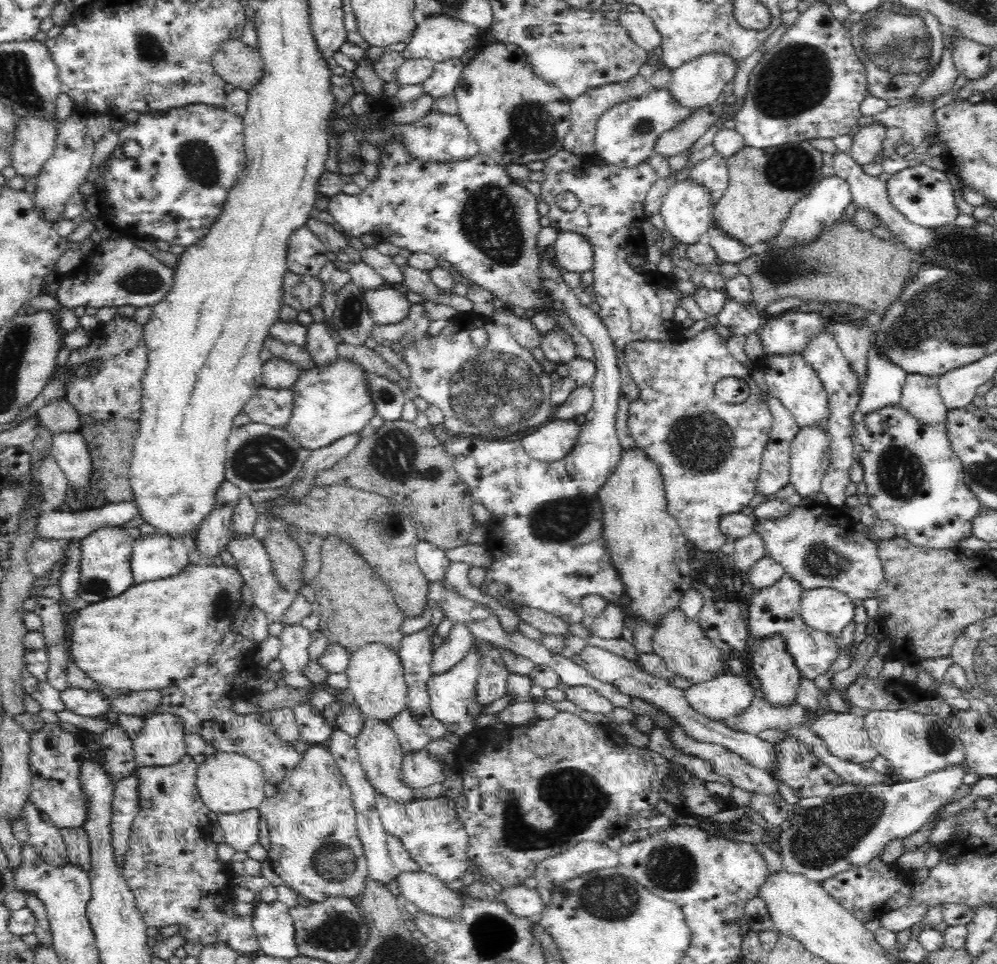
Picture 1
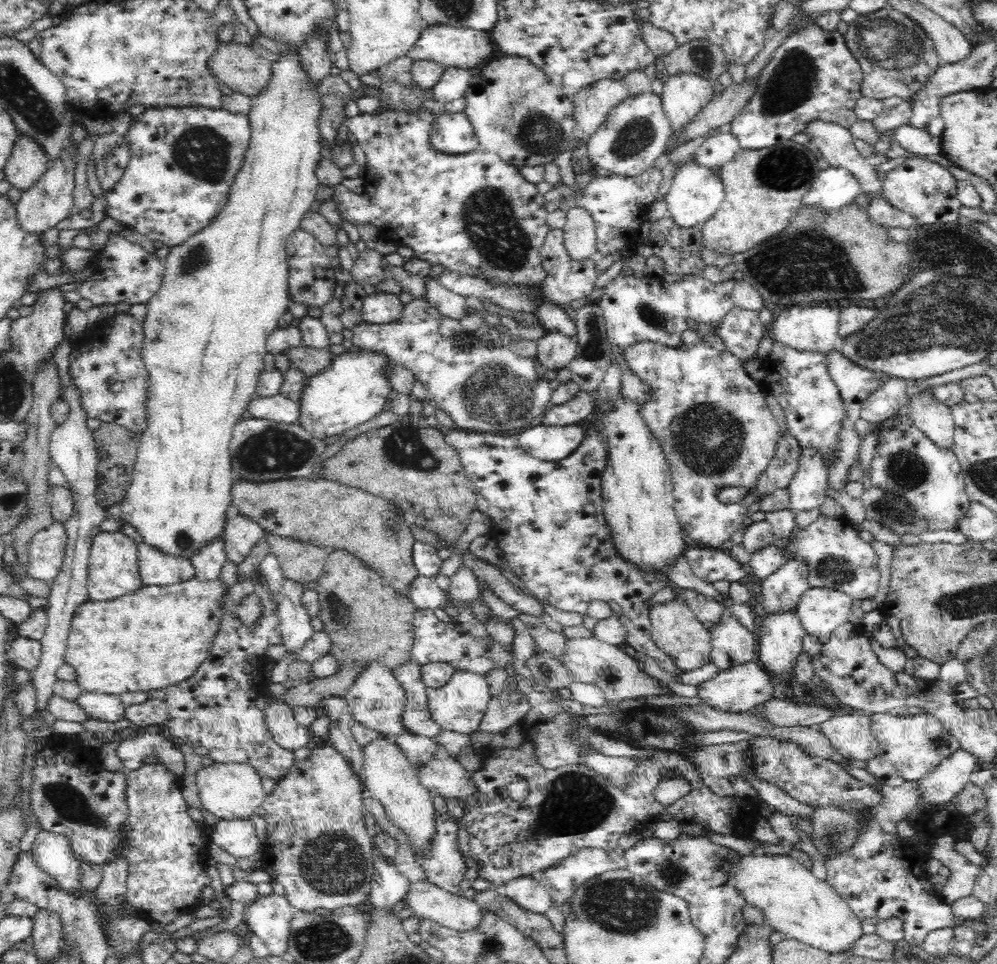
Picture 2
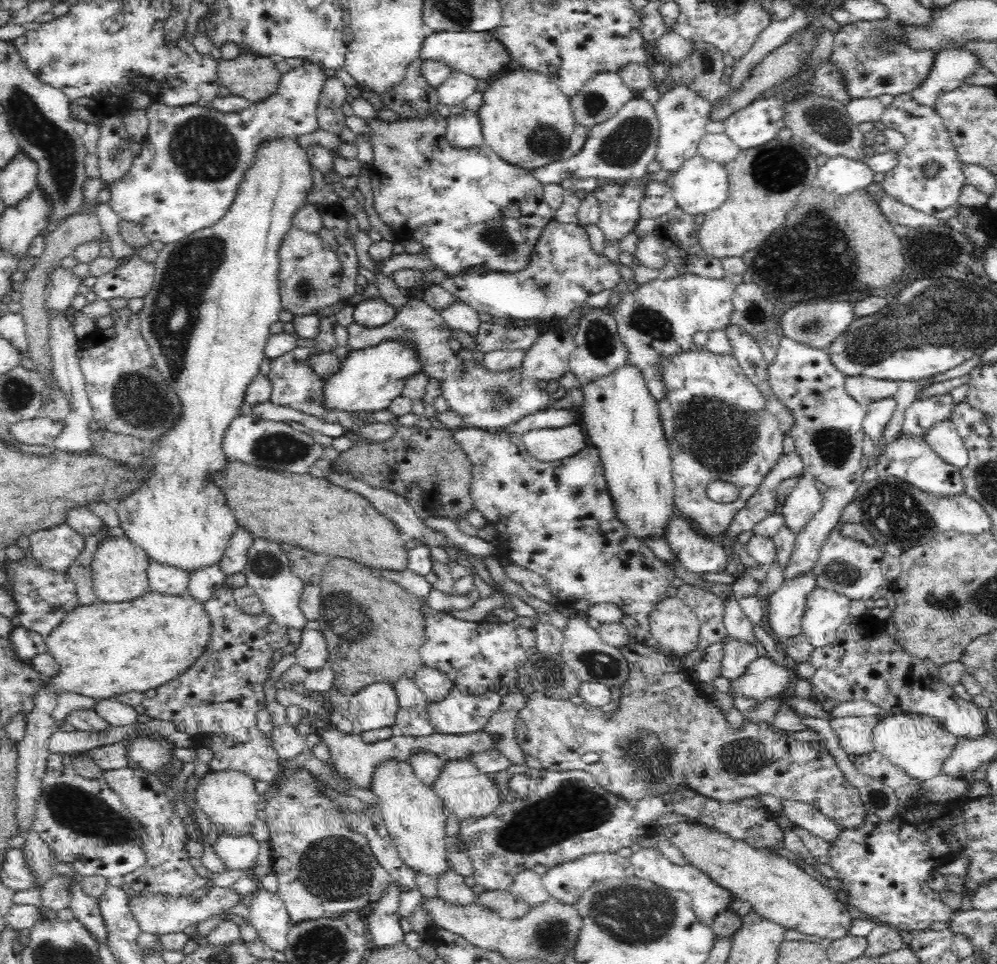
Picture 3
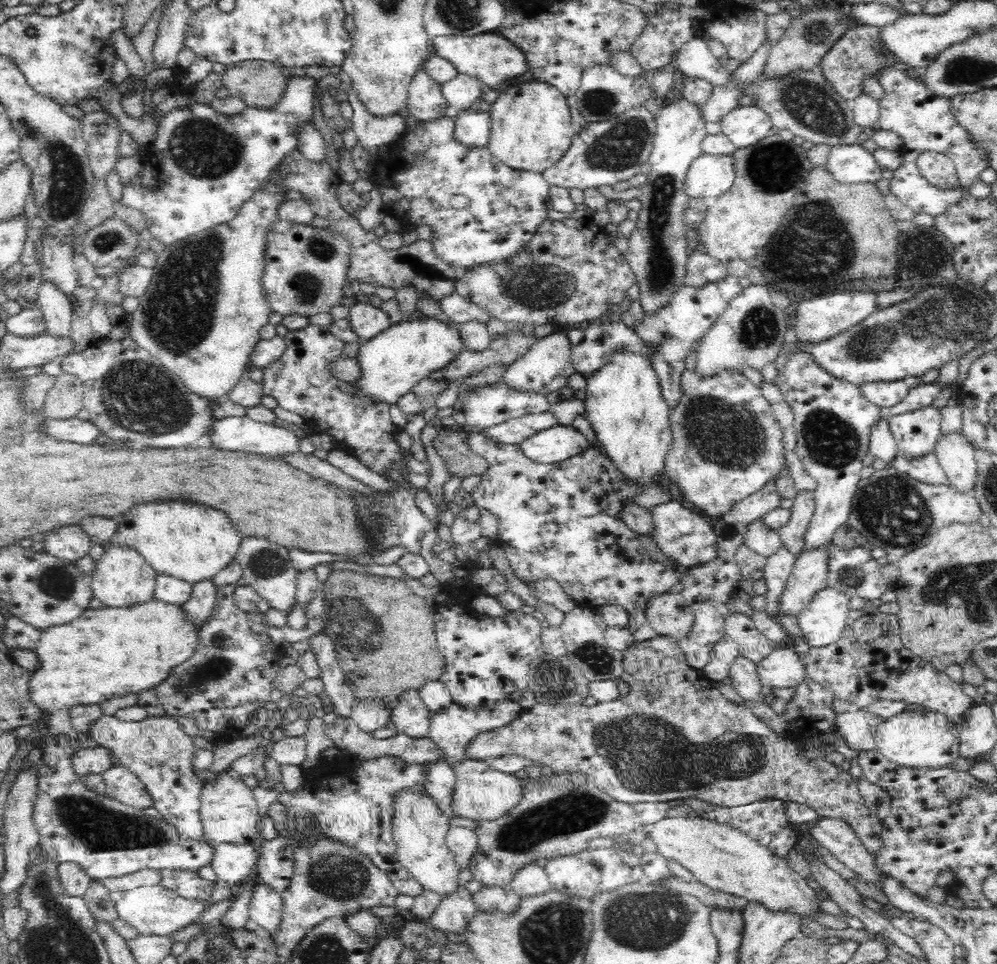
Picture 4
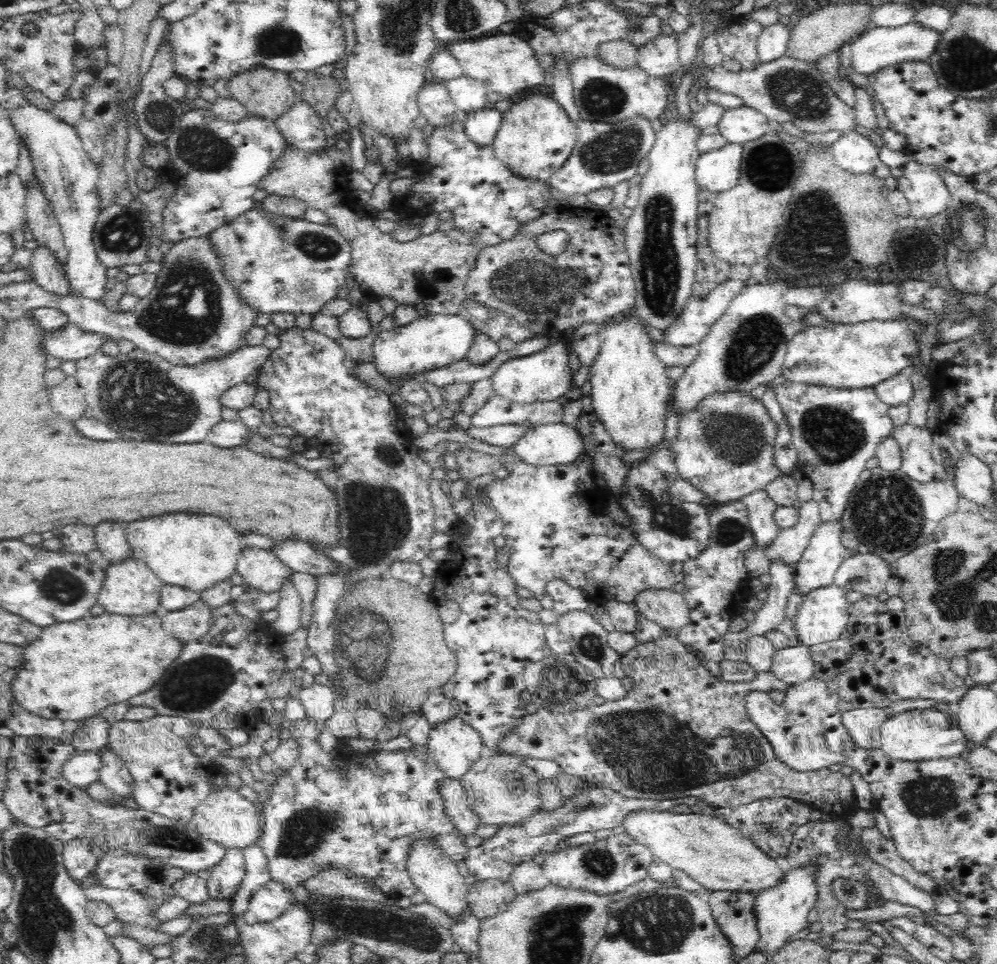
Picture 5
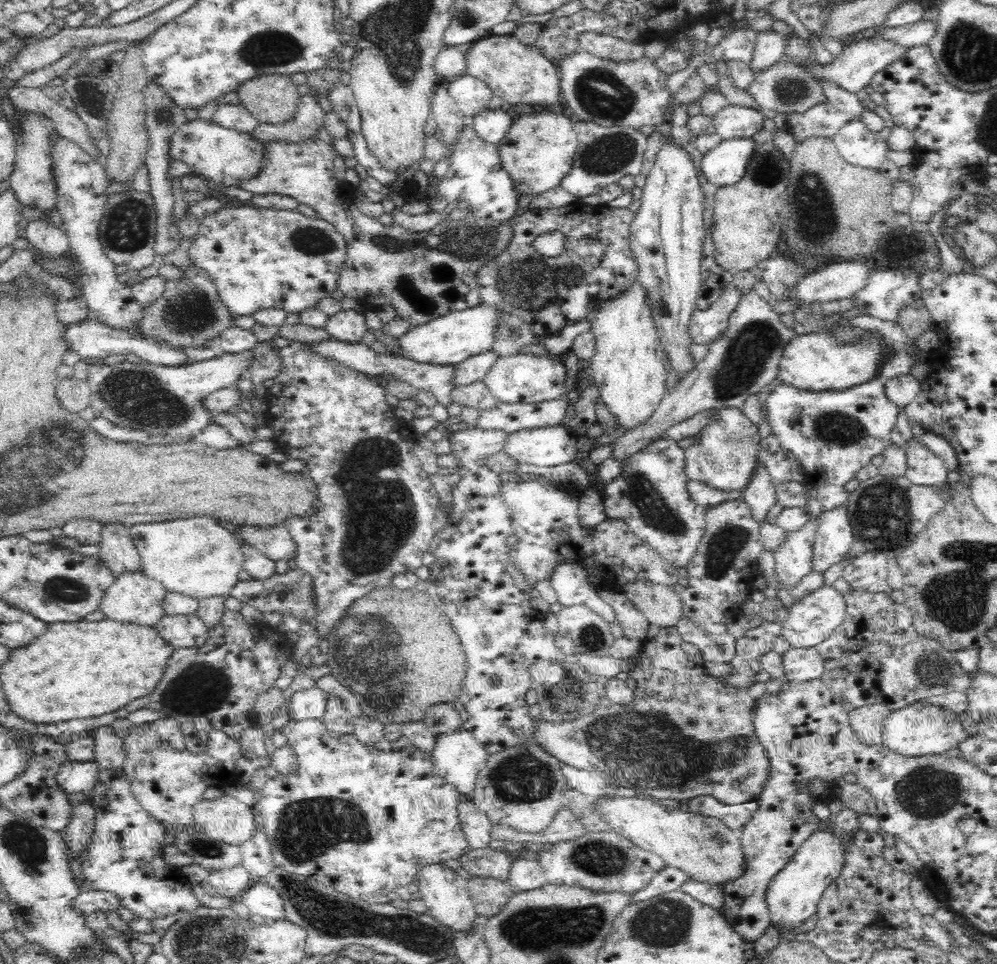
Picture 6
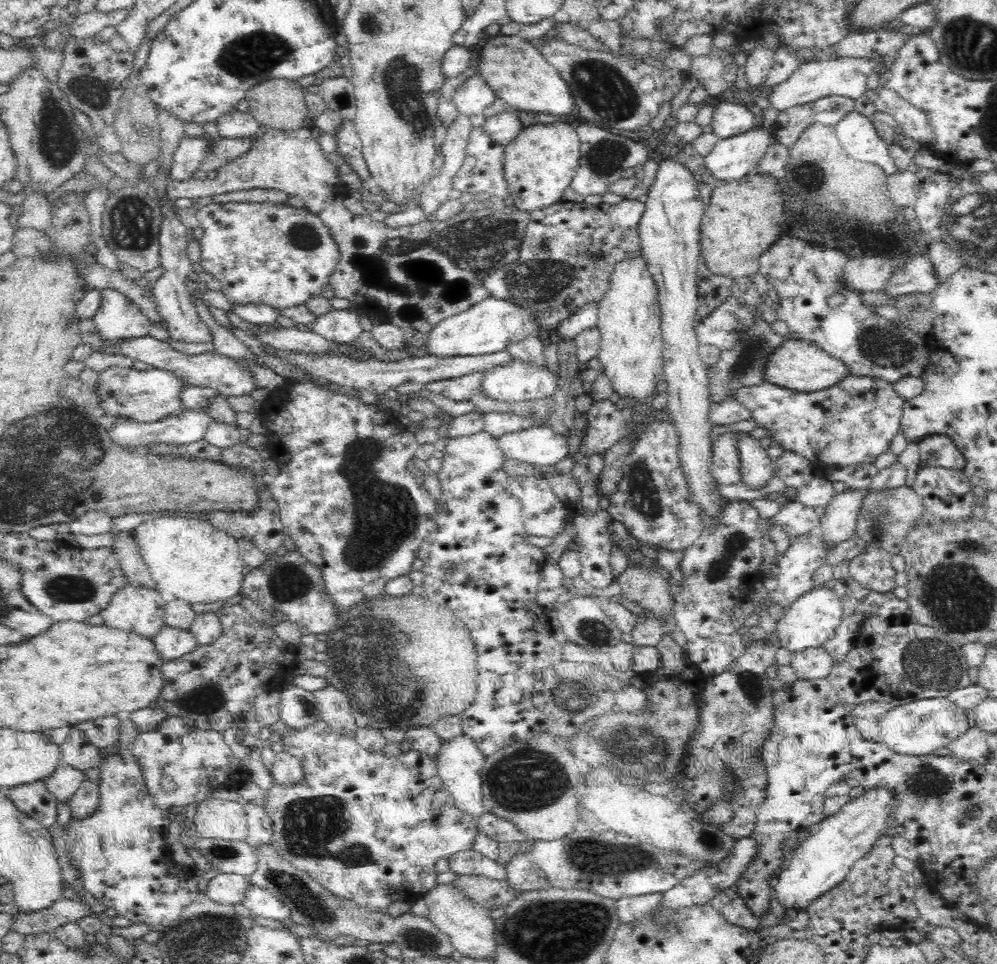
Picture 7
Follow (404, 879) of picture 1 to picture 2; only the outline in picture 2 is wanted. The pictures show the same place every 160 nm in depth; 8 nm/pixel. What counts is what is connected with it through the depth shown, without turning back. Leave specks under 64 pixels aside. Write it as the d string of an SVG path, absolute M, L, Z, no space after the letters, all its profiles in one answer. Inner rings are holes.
M428 880L410 881L405 898L416 916L458 932L474 930L482 922L483 910L474 899L450 894Z

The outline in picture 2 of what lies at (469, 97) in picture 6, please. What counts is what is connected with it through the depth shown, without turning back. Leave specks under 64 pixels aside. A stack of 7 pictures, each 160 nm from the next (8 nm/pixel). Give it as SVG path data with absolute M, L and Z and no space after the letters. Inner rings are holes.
M456 67L446 69L441 80L431 89L434 93L434 99L446 105L463 98L472 77L468 69Z

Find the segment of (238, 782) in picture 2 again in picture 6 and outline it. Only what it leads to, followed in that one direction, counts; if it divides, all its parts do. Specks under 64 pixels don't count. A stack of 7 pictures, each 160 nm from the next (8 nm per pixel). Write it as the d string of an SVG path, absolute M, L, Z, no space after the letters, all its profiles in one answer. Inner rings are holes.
M231 795L197 802L193 808L195 827L212 840L240 846L255 833L256 815L248 806Z

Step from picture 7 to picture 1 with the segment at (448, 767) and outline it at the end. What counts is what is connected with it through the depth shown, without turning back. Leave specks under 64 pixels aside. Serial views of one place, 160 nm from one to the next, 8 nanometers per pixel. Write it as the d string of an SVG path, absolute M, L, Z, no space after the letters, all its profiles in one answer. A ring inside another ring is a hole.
M473 644L470 652L458 664L454 664L452 669L445 674L433 675L428 680L429 705L434 718L443 722L447 732L456 733L461 737L475 729L475 720L482 710L482 706L474 697L479 678L478 661L480 657L481 648L477 644Z

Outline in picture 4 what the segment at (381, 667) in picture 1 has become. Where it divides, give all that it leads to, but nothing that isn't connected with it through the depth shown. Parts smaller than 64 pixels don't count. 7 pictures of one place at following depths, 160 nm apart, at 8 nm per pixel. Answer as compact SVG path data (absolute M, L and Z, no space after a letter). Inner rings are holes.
M362 698L354 702L351 717L358 728L372 733L391 720L391 709L379 698Z

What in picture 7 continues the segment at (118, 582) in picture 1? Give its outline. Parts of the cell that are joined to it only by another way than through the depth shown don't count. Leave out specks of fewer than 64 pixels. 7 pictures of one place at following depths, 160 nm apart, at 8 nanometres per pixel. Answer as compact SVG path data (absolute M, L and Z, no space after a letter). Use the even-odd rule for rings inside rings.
M127 585L114 594L113 600L106 609L101 611L100 616L104 619L104 626L118 628L126 632L132 632L153 639L160 628L165 625L164 614L165 604L158 590L154 588L144 588L142 586Z

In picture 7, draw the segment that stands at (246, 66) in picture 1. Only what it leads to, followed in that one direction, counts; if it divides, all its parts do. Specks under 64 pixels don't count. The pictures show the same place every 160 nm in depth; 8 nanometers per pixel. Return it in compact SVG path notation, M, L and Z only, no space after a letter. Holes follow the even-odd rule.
M270 78L261 84L251 87L246 94L249 112L260 125L274 128L278 131L294 131L313 127L313 118L308 113L303 86L297 81L284 78Z

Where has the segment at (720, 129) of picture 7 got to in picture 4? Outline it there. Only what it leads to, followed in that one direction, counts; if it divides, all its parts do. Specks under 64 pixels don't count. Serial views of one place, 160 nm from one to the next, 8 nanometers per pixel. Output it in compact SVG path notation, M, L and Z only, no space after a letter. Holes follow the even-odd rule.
M739 106L720 122L722 133L737 149L753 146L770 135L770 117L756 106Z

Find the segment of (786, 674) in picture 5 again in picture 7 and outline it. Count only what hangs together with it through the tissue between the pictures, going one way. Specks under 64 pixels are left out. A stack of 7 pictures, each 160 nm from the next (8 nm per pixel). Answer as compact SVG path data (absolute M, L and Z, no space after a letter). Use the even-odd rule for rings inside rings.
M824 647L809 648L792 654L790 666L800 680L824 679L831 674L832 656Z

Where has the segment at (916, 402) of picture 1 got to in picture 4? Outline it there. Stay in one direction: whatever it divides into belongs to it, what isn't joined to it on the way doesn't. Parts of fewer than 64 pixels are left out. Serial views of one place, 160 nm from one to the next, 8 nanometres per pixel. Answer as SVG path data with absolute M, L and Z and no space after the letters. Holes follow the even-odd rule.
M961 432L941 434L934 453L944 469L951 487L962 493L971 494L976 486L975 447Z

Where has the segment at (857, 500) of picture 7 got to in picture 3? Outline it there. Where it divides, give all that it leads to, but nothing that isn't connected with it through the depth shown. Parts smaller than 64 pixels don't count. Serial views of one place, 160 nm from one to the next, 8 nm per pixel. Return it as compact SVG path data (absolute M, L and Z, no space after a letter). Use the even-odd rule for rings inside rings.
M808 570L806 574L785 580L782 586L769 596L769 632L772 632L781 650L791 636L803 632L802 620L808 594L817 587L817 576Z

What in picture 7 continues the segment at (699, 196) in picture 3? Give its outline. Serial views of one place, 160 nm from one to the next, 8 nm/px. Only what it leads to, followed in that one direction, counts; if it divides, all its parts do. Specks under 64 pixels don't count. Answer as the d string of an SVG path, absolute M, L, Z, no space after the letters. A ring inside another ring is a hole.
M764 127L721 139L705 156L706 168L716 180L738 180L752 172L771 142L771 130Z

